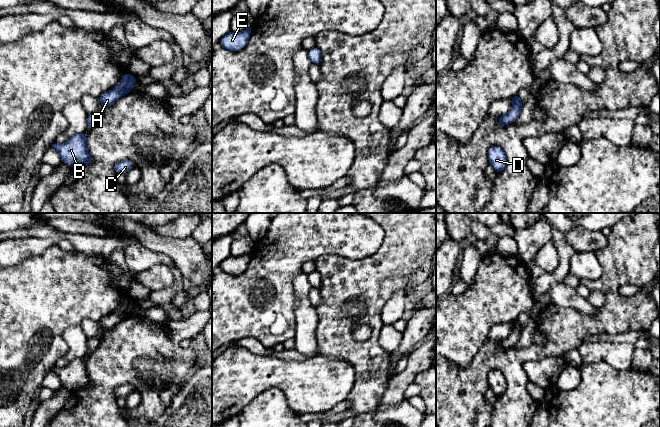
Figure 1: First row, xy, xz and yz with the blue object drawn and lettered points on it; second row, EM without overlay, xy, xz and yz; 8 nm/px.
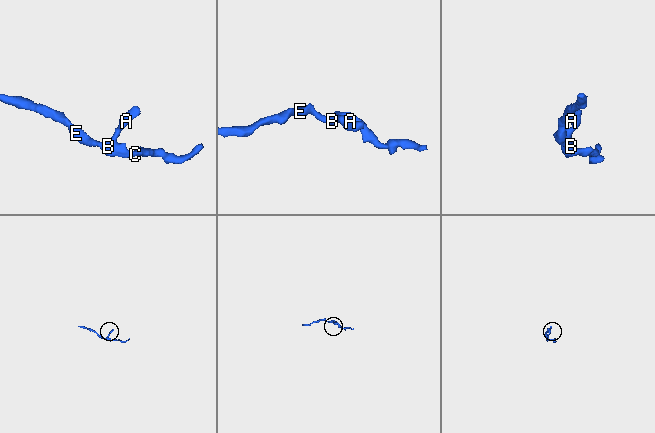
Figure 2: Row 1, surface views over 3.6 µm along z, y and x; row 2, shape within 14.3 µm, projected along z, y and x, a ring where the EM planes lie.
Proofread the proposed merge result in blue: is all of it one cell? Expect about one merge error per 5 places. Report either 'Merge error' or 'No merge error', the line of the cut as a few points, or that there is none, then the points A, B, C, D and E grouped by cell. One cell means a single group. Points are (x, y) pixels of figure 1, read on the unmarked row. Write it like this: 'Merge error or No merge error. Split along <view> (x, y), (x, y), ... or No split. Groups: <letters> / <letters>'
No merge error. No split. Groups: A B C D E

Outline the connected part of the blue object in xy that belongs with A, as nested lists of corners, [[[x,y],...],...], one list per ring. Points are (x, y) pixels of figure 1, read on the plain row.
[[[127,296],[118,310],[102,318],[98,323],[103,328],[103,333],[100,336],[88,338],[87,352],[92,353],[99,346],[102,336],[125,318],[131,316],[136,306],[136,301]]]

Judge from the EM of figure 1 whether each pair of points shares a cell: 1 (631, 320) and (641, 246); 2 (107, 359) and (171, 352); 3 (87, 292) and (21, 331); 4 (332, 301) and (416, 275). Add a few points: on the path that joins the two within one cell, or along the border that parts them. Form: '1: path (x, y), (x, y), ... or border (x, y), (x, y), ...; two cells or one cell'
1: path (616, 302), (616, 274), (623, 264); one cell
2: path (123, 356), (126, 354), (155, 354); one cell
3: path (71, 292), (60, 292), (37, 315); one cell
4: path (353, 293), (379, 275), (395, 275); one cell

